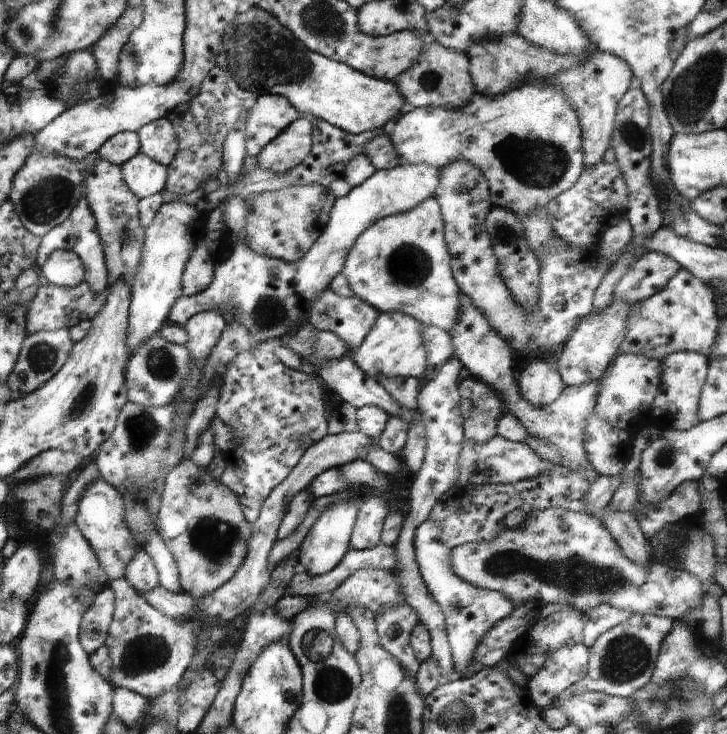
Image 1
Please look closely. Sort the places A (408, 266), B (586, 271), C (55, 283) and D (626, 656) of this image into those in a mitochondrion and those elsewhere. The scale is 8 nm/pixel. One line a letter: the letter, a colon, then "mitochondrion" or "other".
A: mitochondrion
B: other
C: other
D: mitochondrion

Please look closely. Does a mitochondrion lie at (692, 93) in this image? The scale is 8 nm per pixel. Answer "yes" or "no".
yes

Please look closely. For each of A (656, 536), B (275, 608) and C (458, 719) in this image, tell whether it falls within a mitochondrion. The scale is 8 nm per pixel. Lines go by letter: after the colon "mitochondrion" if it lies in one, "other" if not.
A: other
B: other
C: mitochondrion

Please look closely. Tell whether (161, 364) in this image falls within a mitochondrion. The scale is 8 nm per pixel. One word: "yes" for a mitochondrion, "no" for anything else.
yes

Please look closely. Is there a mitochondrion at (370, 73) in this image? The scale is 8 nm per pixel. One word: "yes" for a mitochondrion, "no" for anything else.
no

